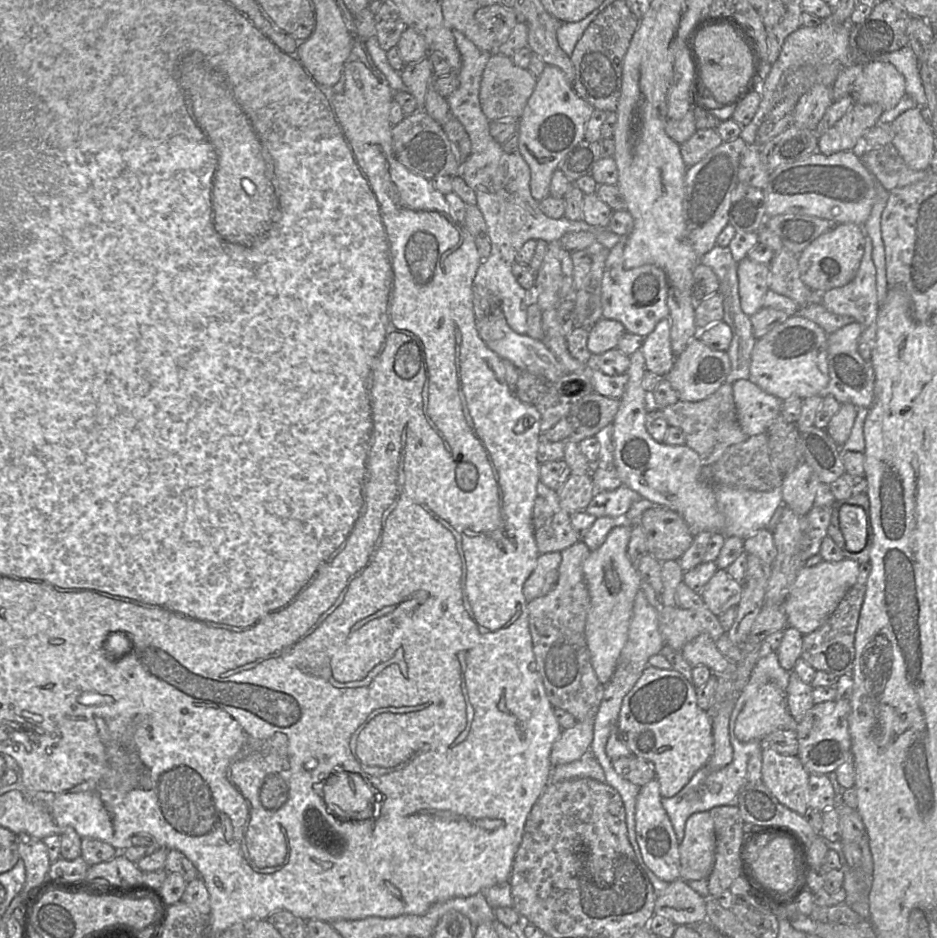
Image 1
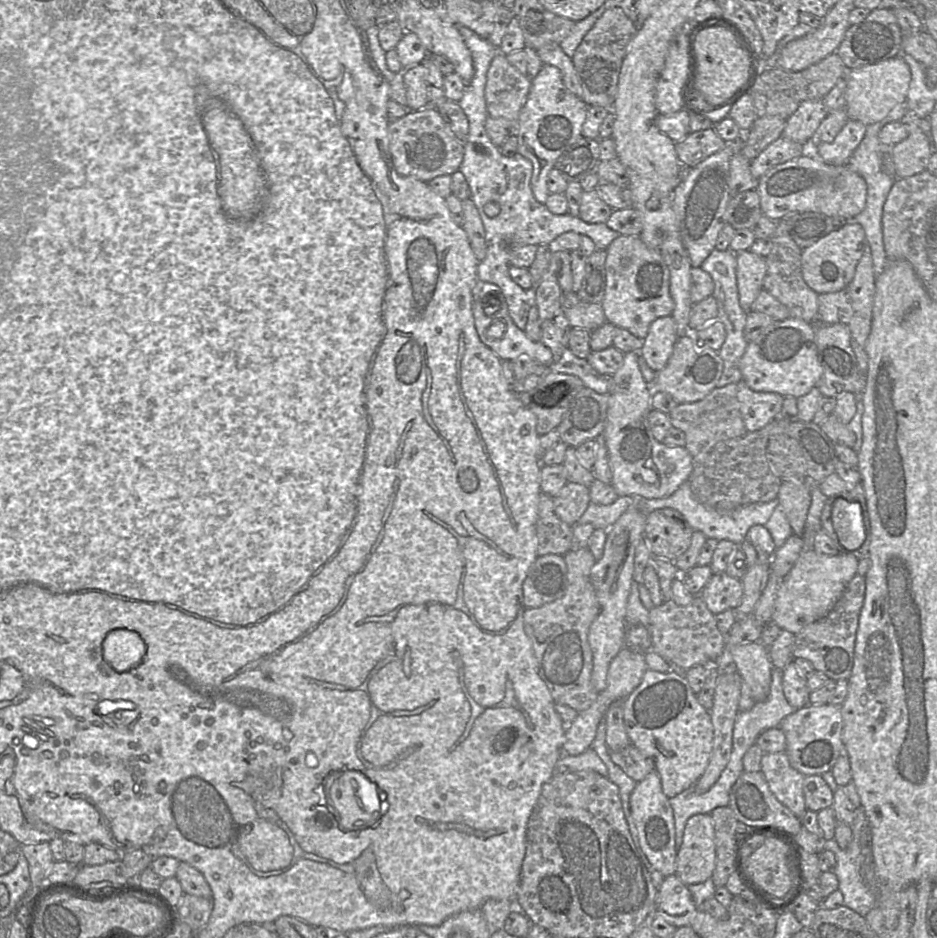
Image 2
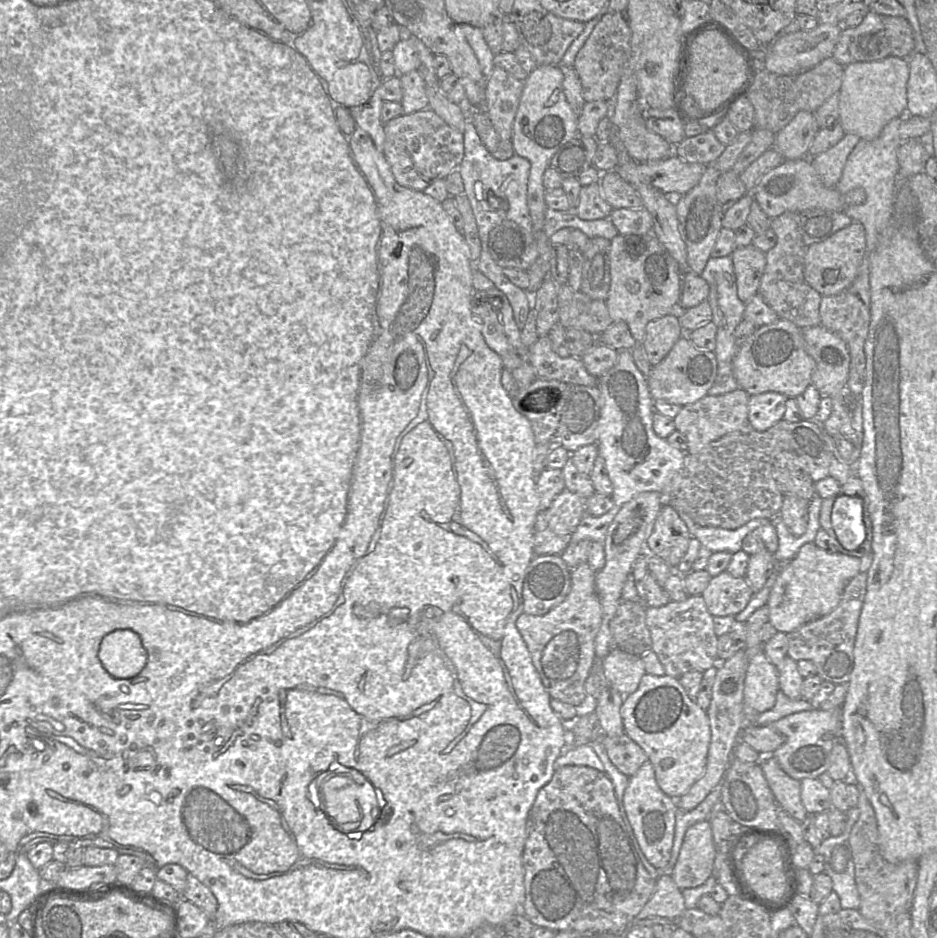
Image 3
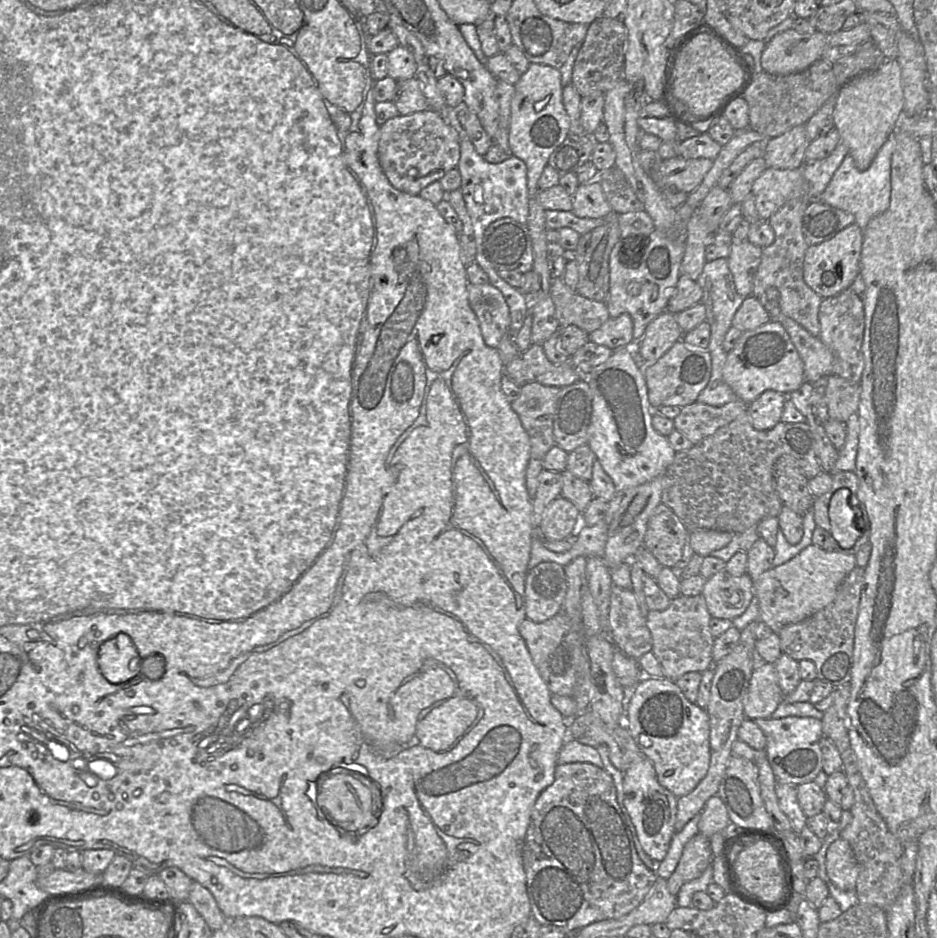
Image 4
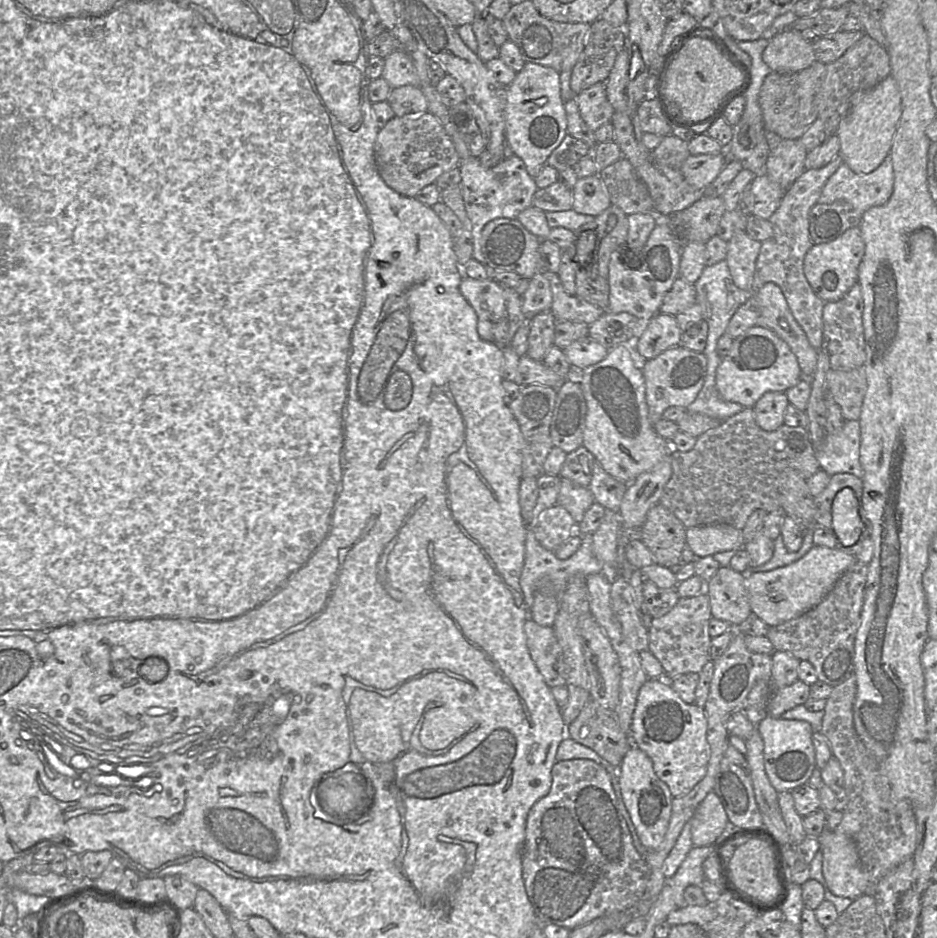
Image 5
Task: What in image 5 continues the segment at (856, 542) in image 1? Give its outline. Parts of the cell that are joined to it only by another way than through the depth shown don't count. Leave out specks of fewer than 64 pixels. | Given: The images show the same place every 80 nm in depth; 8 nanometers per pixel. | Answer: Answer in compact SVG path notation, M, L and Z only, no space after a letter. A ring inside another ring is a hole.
M851 488L840 490L832 503L833 535L843 546L853 545L864 530L859 515L860 502Z

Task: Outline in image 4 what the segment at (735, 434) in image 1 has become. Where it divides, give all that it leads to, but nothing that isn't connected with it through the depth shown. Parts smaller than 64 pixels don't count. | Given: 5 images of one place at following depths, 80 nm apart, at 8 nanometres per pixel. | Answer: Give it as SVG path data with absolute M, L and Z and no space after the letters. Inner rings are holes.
M741 399L729 402L720 407L694 402L681 407L680 413L673 419L674 427L693 444L713 435L719 428L724 427L748 410L748 404Z

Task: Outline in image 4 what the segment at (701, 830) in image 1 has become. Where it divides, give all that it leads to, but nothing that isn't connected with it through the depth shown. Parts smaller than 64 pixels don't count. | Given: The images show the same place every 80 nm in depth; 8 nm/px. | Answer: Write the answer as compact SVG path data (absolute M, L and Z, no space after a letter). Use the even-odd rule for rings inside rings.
M699 832L686 843L675 871L667 880L670 893L677 896L680 888L699 878L711 862L710 838Z

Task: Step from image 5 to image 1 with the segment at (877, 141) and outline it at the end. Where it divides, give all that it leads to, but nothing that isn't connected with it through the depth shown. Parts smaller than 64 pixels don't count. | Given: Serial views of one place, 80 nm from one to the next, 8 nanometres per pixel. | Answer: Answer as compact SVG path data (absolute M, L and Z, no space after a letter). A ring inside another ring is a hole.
M871 61L864 64L852 96L856 103L878 104L886 111L906 95L905 87L905 78L894 65Z

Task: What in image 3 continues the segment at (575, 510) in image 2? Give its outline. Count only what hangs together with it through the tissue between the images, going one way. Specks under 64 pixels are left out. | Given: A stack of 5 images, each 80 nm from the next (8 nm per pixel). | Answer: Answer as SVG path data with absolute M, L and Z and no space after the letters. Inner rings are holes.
M567 489L562 490L546 510L549 528L557 535L571 534L585 515L586 500Z

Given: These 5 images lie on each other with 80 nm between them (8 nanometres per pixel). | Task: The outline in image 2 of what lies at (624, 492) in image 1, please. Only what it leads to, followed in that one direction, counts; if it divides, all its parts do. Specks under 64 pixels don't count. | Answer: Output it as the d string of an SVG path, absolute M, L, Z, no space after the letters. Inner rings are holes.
M618 496L609 505L599 505L590 502L578 523L588 523L595 529L608 530L630 506L635 506L634 504L637 500L638 498L632 496Z

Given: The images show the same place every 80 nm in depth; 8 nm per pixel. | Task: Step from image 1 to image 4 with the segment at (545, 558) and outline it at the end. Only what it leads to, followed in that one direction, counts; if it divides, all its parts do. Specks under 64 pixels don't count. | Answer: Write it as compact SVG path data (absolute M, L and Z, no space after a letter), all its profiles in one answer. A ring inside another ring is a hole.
M542 562L528 570L525 579L526 618L542 623L561 611L567 592L564 567Z

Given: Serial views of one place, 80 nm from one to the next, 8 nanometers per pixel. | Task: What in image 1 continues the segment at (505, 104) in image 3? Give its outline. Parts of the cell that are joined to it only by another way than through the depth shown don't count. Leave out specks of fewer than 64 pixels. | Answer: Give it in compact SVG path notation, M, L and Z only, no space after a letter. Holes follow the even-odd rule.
M498 52L492 53L482 74L479 99L482 111L490 121L519 119L533 93L537 81L528 69L514 64L511 57Z

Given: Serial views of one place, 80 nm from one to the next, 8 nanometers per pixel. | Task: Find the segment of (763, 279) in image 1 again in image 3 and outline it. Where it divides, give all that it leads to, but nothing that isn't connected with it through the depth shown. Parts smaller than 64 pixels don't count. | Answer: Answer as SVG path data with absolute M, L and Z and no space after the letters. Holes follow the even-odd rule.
M752 244L734 248L731 258L734 265L737 293L747 303L758 294L761 277L766 267L766 256Z

